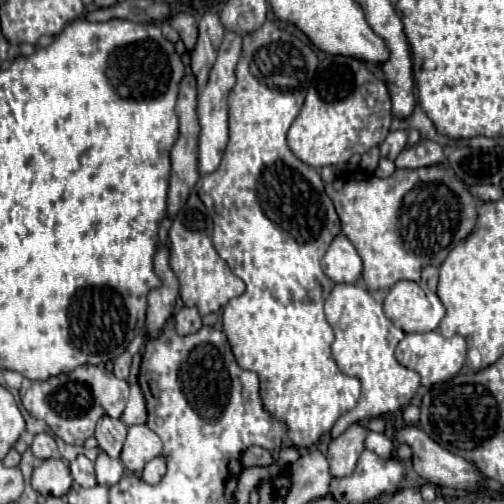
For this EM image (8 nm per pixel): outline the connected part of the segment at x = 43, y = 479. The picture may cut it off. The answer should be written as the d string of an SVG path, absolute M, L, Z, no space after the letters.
M60 458L44 460L32 474L32 488L42 496L64 496L72 486L68 464Z

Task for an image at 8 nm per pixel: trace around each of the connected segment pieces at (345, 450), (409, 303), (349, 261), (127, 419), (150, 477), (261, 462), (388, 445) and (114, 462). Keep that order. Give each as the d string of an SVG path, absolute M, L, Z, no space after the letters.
M350 424L346 432L342 432L338 438L334 438L328 446L328 464L330 464L330 472L336 478L348 476L352 474L356 460L360 458L362 450L364 450L364 438L366 438L368 430L360 424Z
M396 282L388 296L384 298L384 314L394 326L402 328L406 334L429 332L436 326L432 324L430 296L416 282Z
M342 232L332 240L326 256L322 258L322 268L332 282L354 284L360 278L362 260L352 242Z
M136 382L130 384L130 398L128 398L128 404L126 404L120 420L126 426L134 426L134 424L144 424L146 422L146 402L144 402L144 396L142 396L140 386Z
M158 456L154 460L150 460L146 466L144 466L144 474L142 474L142 480L148 482L148 484L156 484L160 482L160 478L166 474L166 466L164 466L164 458Z
M258 446L246 450L244 456L242 456L244 466L270 466L272 462L274 462L272 452L266 450L266 448L258 448Z
M370 432L368 434L366 448L372 450L372 452L376 452L384 460L392 458L392 454L394 454L394 442L392 442L392 438L386 436L386 434L380 434L380 432Z
M100 452L96 458L96 476L100 486L114 486L124 474L124 466L118 458L110 458L108 454Z

